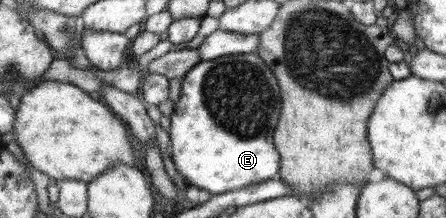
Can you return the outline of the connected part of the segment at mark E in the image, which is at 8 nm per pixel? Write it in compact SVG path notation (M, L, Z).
M238 53L233 55L223 55L211 61L201 61L193 69L189 70L181 82L181 93L174 110L170 115L170 126L168 129L171 141L171 157L173 158L177 171L184 178L189 186L208 191L210 194L222 194L228 191L238 190L255 184L268 181L277 177L281 170L281 156L274 146L273 127L277 125L279 119L279 109L281 109L281 95L279 95L279 85L273 75L273 71L265 65L265 61L256 53Z

